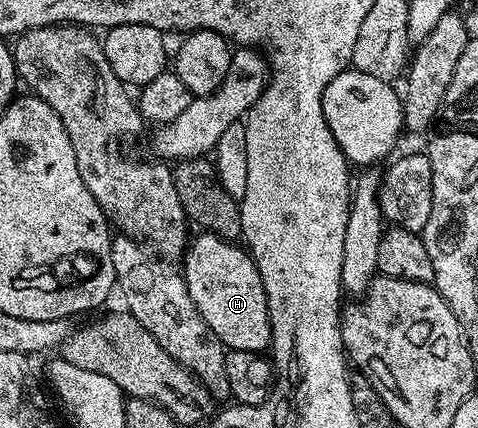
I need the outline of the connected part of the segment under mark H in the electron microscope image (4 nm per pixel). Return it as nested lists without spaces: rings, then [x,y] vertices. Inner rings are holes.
[[[202,232],[187,243],[180,271],[186,279],[188,294],[196,310],[200,310],[200,318],[208,322],[208,330],[216,334],[223,346],[230,350],[265,353],[272,341],[264,282],[249,251],[238,246],[237,243],[213,236],[211,232]]]

